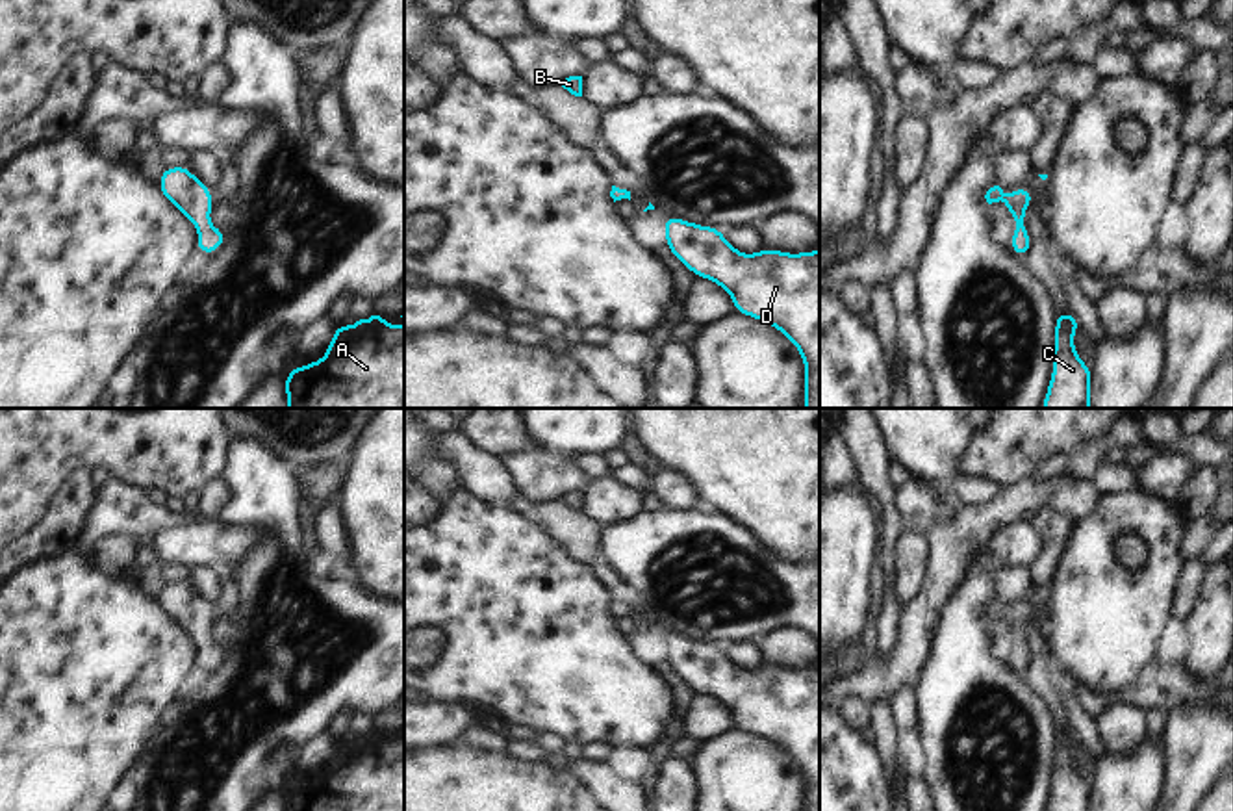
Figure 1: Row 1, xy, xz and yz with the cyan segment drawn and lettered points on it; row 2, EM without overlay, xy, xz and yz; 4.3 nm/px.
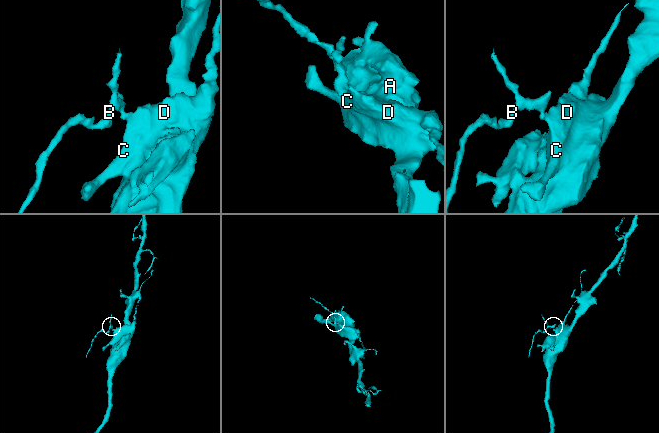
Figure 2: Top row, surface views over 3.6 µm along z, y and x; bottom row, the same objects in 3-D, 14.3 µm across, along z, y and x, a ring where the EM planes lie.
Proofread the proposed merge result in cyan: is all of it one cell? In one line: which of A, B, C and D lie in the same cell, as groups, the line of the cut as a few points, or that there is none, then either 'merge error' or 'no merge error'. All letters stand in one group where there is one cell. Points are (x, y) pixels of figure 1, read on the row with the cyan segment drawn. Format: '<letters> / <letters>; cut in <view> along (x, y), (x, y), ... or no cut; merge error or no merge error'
A B C D; no cut; no merge error

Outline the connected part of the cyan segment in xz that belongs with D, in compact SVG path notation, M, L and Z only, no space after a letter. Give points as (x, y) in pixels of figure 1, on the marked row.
M666 215L664 228L666 247L697 278L721 286L738 314L775 327L797 347L807 369L803 408L820 408L820 251L790 254L764 247L749 256L734 249L723 230L714 226Z

